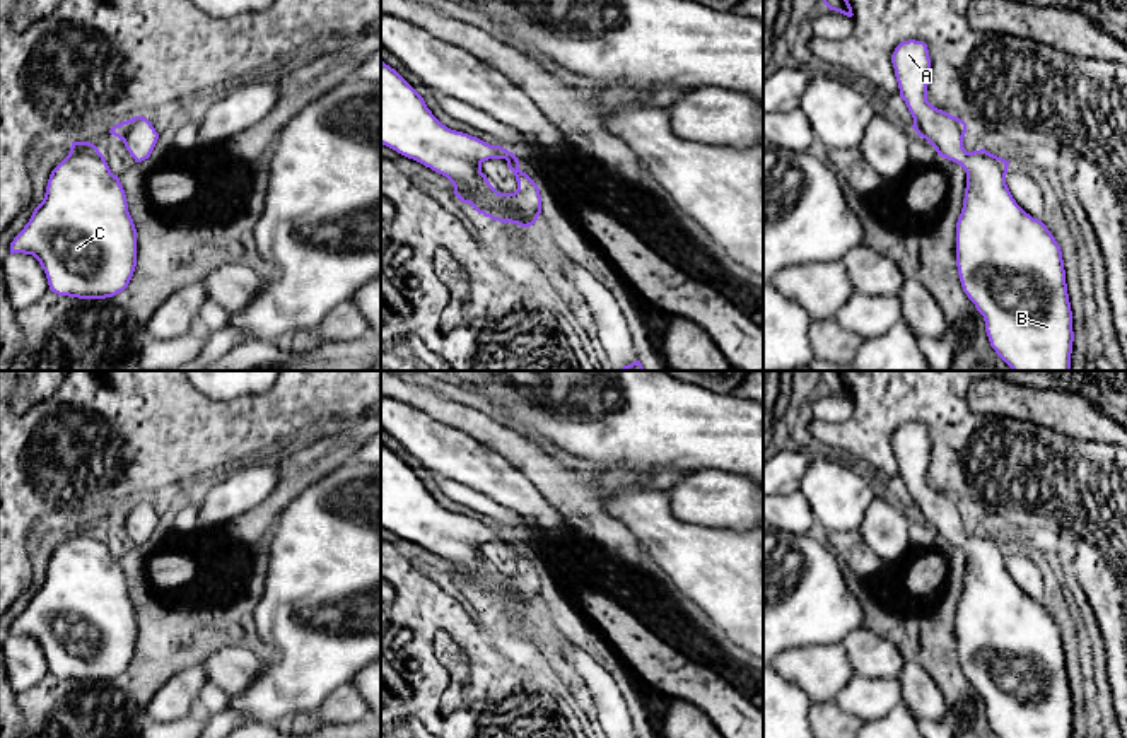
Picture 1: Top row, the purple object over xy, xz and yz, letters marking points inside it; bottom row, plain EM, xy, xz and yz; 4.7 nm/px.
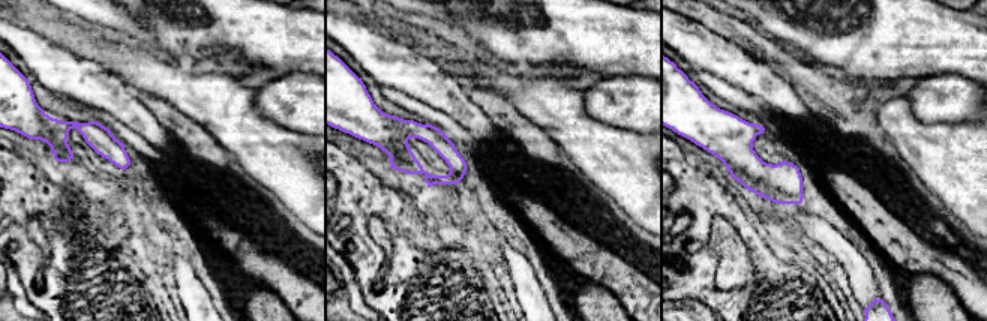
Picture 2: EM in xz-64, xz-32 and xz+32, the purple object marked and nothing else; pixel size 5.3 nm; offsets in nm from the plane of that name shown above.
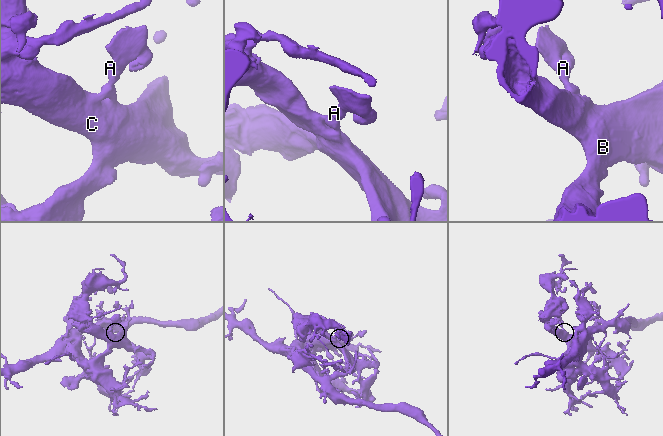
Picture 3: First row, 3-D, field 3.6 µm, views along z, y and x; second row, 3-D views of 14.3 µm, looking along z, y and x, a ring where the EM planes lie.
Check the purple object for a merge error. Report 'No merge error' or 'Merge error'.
Merge error

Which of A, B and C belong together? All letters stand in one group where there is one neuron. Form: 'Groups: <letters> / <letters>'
Groups: A / B C

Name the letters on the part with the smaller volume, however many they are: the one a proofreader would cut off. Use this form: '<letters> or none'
A

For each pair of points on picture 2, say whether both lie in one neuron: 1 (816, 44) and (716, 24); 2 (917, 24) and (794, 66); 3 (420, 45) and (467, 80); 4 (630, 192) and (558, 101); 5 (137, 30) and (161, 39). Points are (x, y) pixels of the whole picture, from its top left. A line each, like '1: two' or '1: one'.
1: two
2: two
3: one
4: one
5: two

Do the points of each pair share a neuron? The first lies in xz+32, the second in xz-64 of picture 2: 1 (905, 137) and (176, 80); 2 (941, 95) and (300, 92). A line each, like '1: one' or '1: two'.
1: one
2: one

